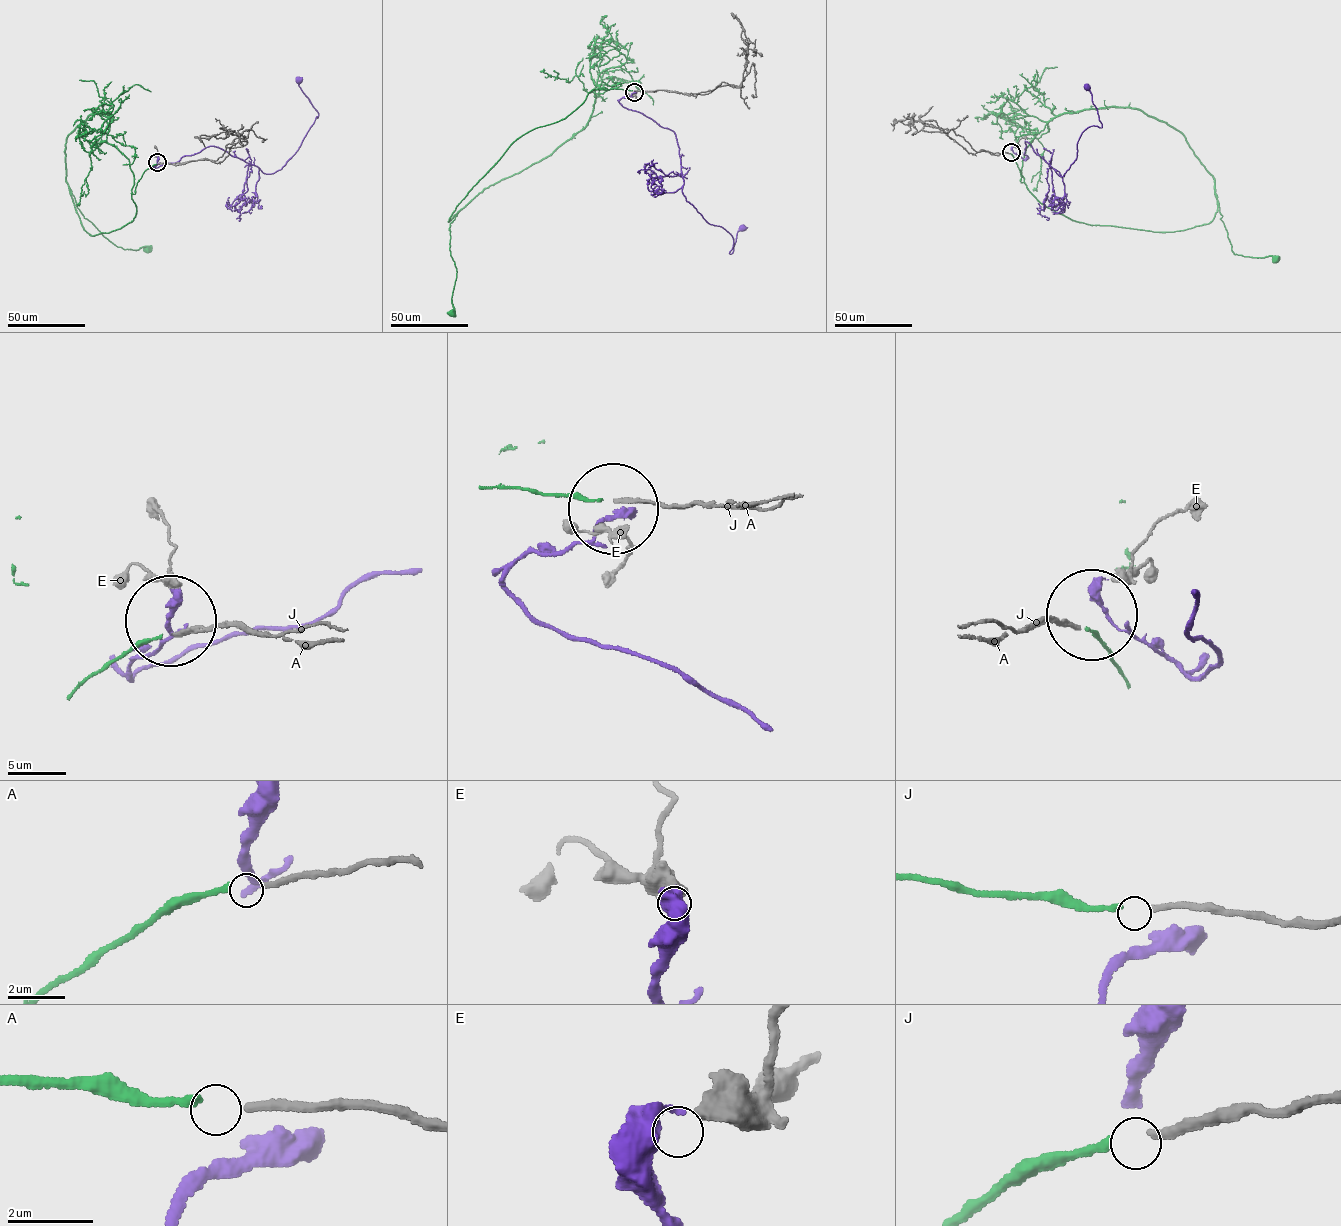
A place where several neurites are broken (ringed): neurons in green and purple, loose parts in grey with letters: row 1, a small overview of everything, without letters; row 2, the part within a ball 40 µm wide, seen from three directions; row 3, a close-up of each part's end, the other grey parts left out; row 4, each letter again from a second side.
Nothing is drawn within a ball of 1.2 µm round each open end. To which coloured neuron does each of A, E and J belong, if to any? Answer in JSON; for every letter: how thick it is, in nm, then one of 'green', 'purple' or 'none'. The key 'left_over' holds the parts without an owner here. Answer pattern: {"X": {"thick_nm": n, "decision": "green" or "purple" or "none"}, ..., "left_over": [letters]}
{"A": {"thick_nm": 200, "decision": "none"}, "E": {"thick_nm": 550, "decision": "purple"}, "J": {"thick_nm": 200, "decision": "green"}, "left_over": ["A"]}

